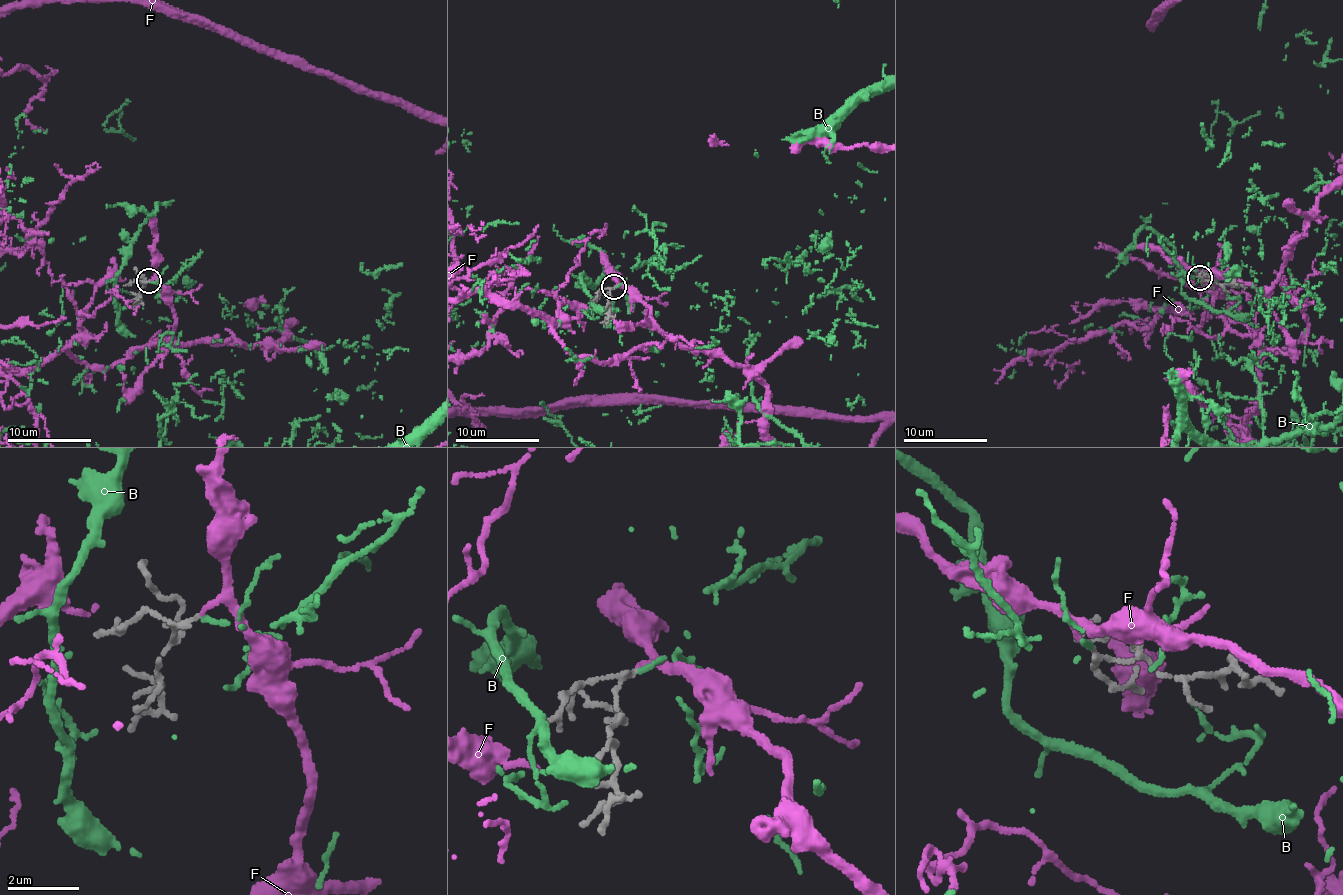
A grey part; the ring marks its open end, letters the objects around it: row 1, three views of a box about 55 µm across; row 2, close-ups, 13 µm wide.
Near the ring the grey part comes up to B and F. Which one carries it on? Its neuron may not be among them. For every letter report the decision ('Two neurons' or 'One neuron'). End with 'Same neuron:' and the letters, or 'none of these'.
B: Two neurons
F: One neuron
Same neuron: F

